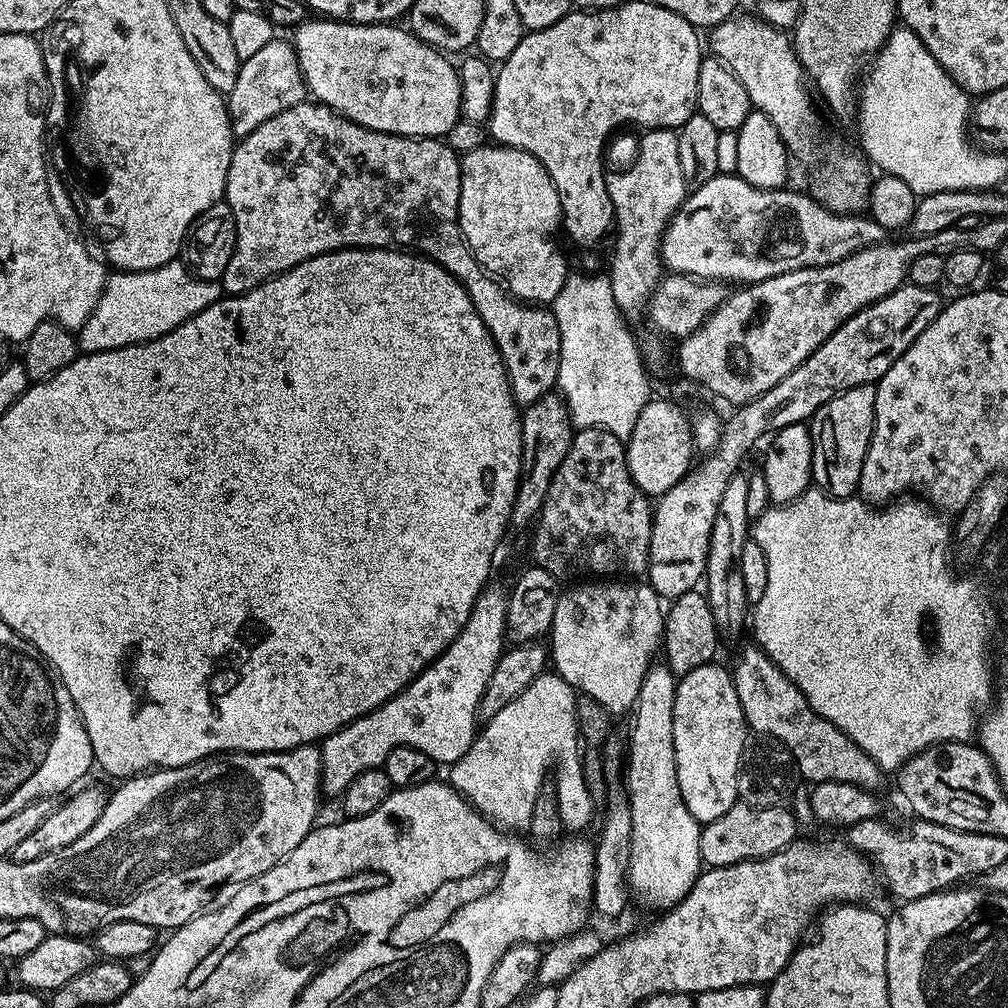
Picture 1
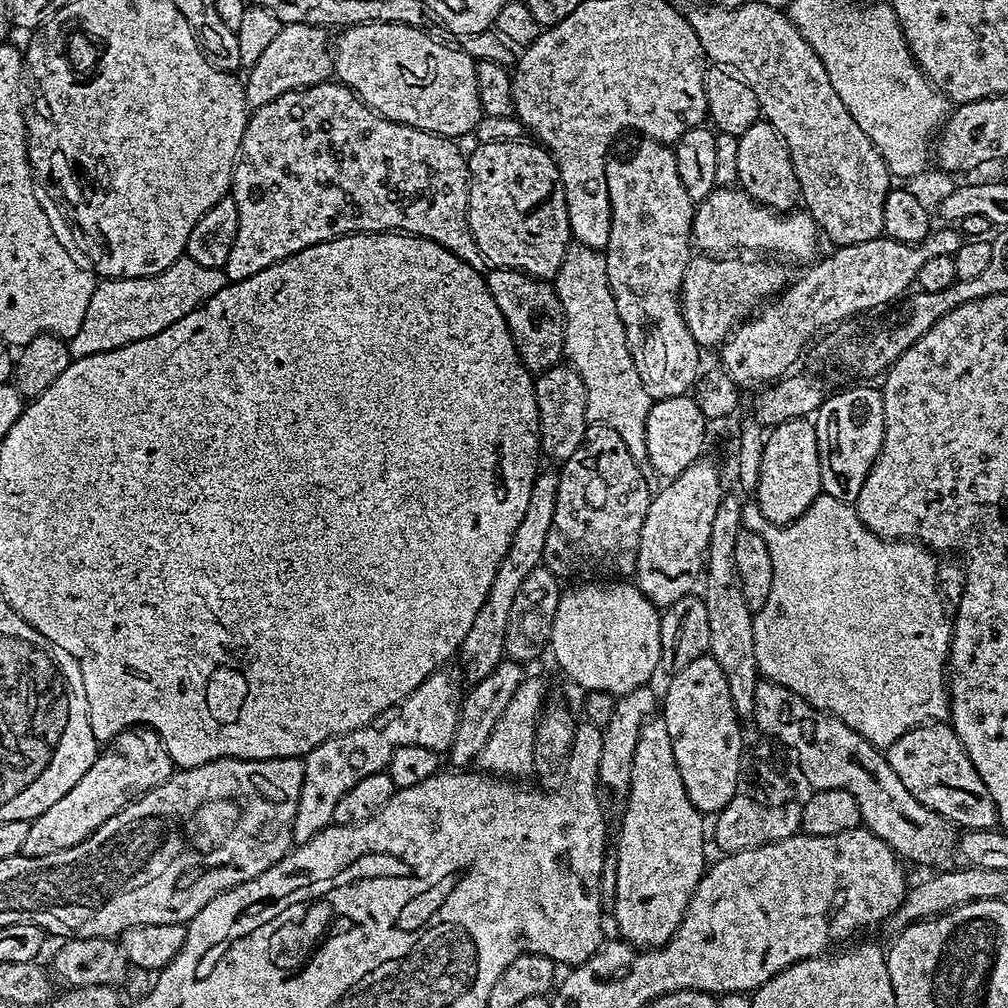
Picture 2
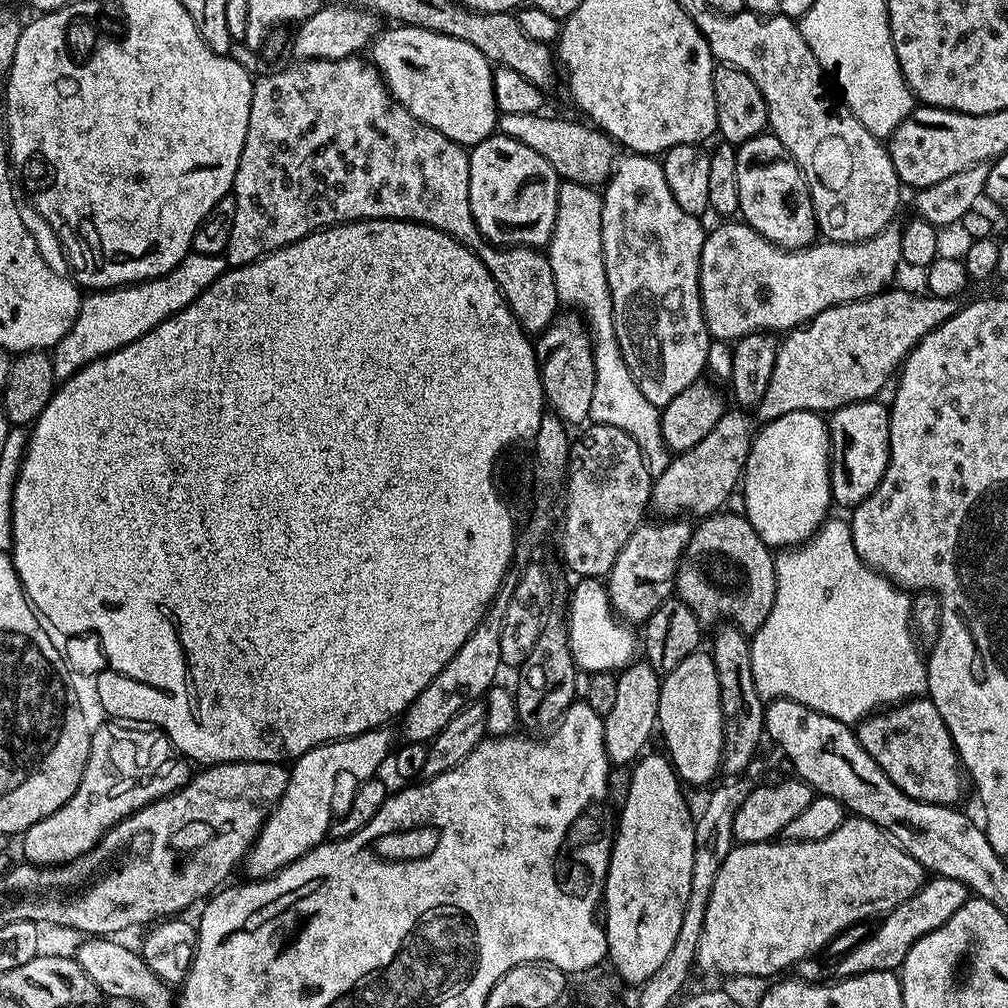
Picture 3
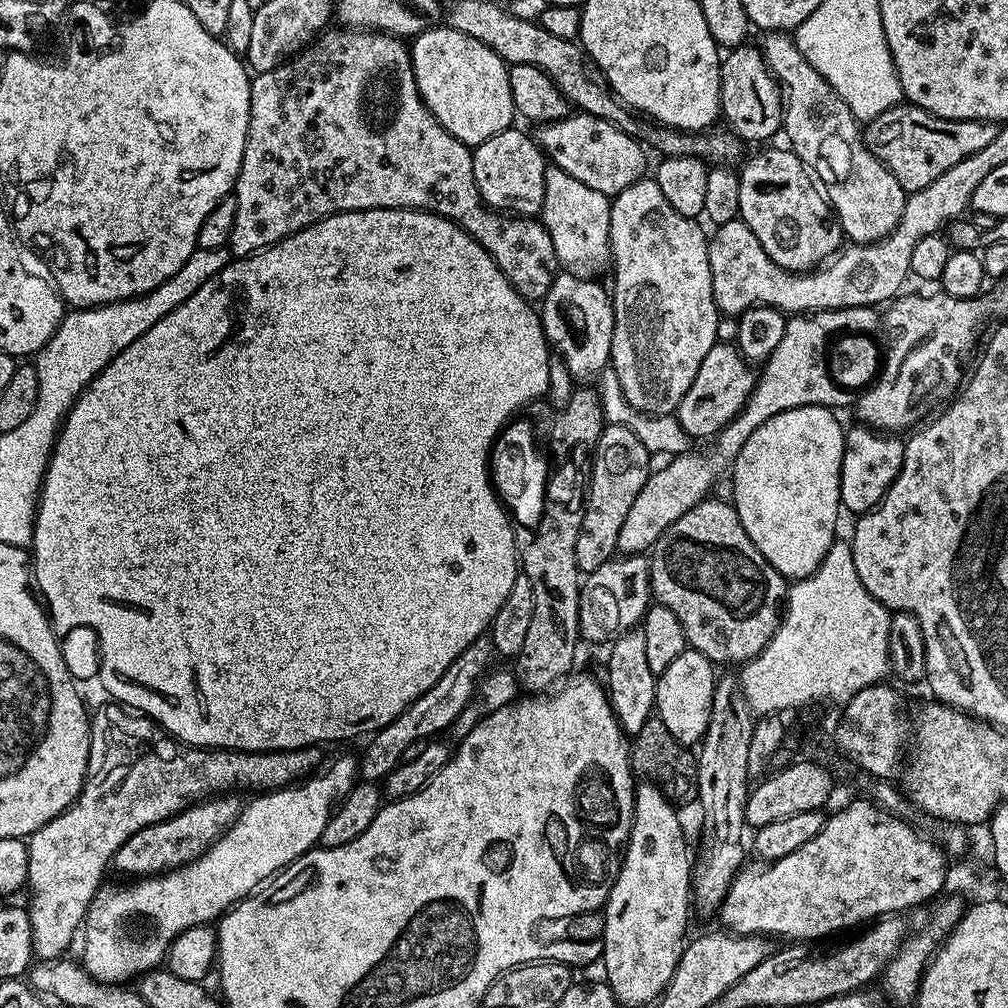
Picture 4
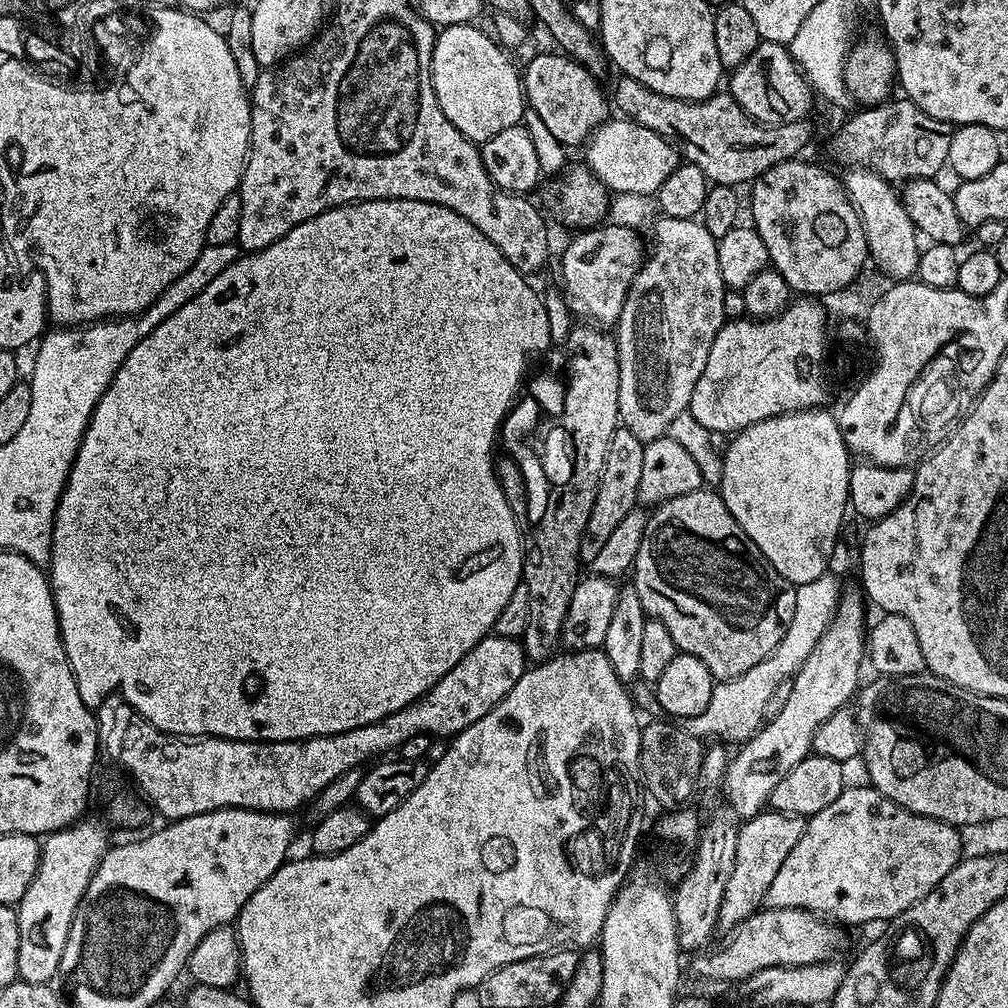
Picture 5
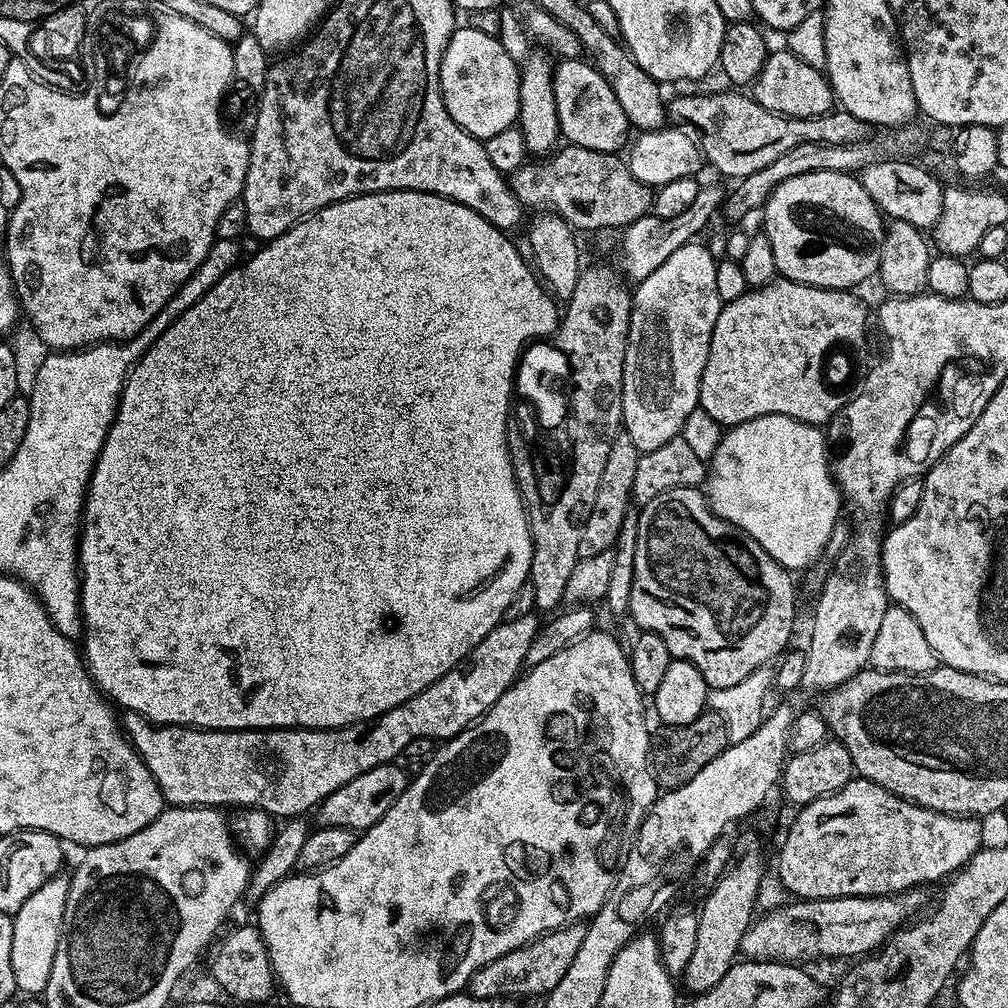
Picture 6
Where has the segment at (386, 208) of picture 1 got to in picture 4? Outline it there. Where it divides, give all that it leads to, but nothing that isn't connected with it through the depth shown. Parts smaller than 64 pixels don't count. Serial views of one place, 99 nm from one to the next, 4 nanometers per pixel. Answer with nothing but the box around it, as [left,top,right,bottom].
[228,30,558,302]

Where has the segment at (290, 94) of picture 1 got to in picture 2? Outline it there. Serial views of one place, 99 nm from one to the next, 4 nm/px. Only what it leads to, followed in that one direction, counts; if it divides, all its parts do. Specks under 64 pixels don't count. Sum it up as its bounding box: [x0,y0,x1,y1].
[243,24,334,109]

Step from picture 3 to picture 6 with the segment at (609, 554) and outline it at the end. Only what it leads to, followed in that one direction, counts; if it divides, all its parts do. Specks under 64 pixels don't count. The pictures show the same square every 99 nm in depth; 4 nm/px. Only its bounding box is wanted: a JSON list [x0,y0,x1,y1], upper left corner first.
[578,430,641,558]

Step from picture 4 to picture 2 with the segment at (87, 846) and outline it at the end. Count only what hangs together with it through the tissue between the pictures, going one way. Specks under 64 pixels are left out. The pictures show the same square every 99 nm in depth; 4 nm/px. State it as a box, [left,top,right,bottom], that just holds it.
[23,755,133,856]

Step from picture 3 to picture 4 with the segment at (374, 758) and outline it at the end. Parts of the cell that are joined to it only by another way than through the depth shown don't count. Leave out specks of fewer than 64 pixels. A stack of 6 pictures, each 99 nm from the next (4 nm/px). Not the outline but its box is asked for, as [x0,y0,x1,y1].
[82,755,358,986]

